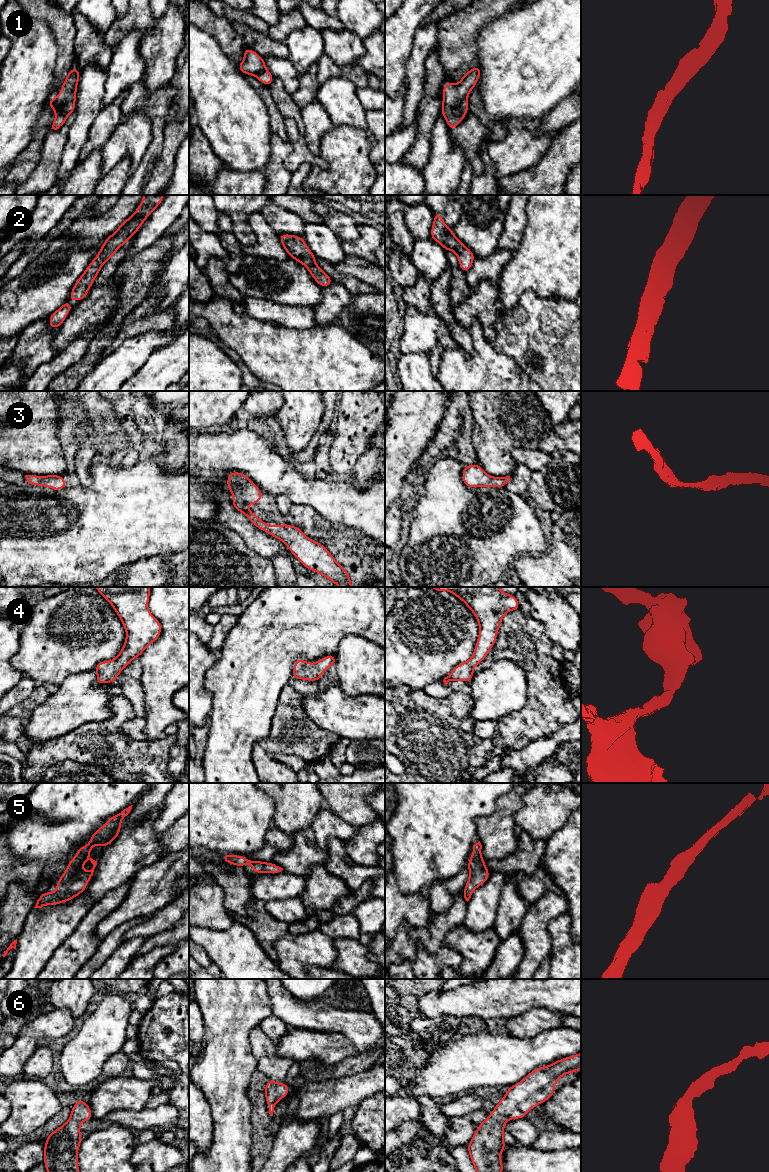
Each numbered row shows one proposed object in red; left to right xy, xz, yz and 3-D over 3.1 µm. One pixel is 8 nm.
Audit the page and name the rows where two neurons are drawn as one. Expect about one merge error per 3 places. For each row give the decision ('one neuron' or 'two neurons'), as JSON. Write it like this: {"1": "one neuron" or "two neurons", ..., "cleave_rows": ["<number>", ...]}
{"1": "one neuron", "2": "one neuron", "3": "one neuron", "4": "one neuron", "5": "one neuron", "6": "one neuron", "cleave_rows": []}

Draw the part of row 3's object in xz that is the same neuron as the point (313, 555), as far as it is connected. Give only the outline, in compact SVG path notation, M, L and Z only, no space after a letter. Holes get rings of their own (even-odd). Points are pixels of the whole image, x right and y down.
M230 472L227 476L227 488L234 500L234 509L243 513L258 529L281 540L303 566L323 575L339 587L352 587L347 570L338 564L326 547L307 537L298 526L264 523L247 508L248 504L257 504L262 500L262 491L243 473Z

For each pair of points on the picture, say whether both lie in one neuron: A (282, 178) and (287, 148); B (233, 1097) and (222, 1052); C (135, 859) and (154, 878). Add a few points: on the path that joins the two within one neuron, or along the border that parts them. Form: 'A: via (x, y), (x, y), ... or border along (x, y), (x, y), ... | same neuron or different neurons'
A: via (279, 171), (280, 155) | same neuron
B: via (225, 1086), (224, 1063) | same neuron
C: border along (160, 856), (154, 862), (144, 866), (130, 883) | different neurons

